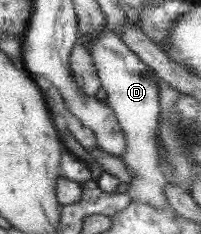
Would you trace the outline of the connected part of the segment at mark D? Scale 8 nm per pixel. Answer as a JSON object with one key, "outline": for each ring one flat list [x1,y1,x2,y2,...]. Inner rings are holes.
{"outline":[[104,28,83,44,92,58,100,82,103,102,111,109,126,142,119,160,129,168,132,182,123,185,130,196,131,203,143,203,156,209,170,209,166,203,162,186,166,180,159,173,157,165,156,139,159,116,159,87,157,78,143,61,131,52,112,30]]}

